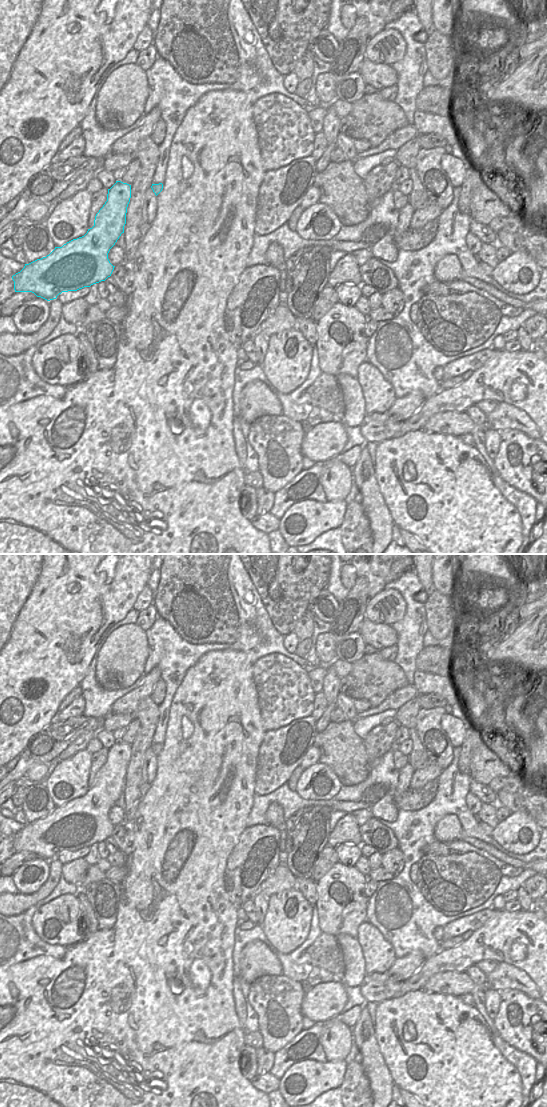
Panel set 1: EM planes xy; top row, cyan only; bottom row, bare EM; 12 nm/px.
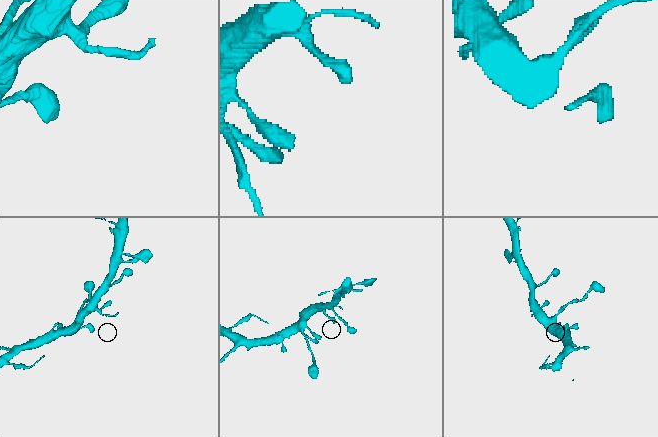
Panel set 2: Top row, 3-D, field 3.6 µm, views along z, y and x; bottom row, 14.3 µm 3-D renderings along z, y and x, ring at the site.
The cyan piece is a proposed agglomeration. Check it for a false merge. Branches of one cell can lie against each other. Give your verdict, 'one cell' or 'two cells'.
one cell

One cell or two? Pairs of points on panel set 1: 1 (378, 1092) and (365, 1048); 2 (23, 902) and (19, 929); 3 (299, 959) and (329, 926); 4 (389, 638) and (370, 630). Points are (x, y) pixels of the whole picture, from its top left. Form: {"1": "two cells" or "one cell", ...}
{"1": "one cell", "2": "two cells", "3": "two cells", "4": "one cell"}

